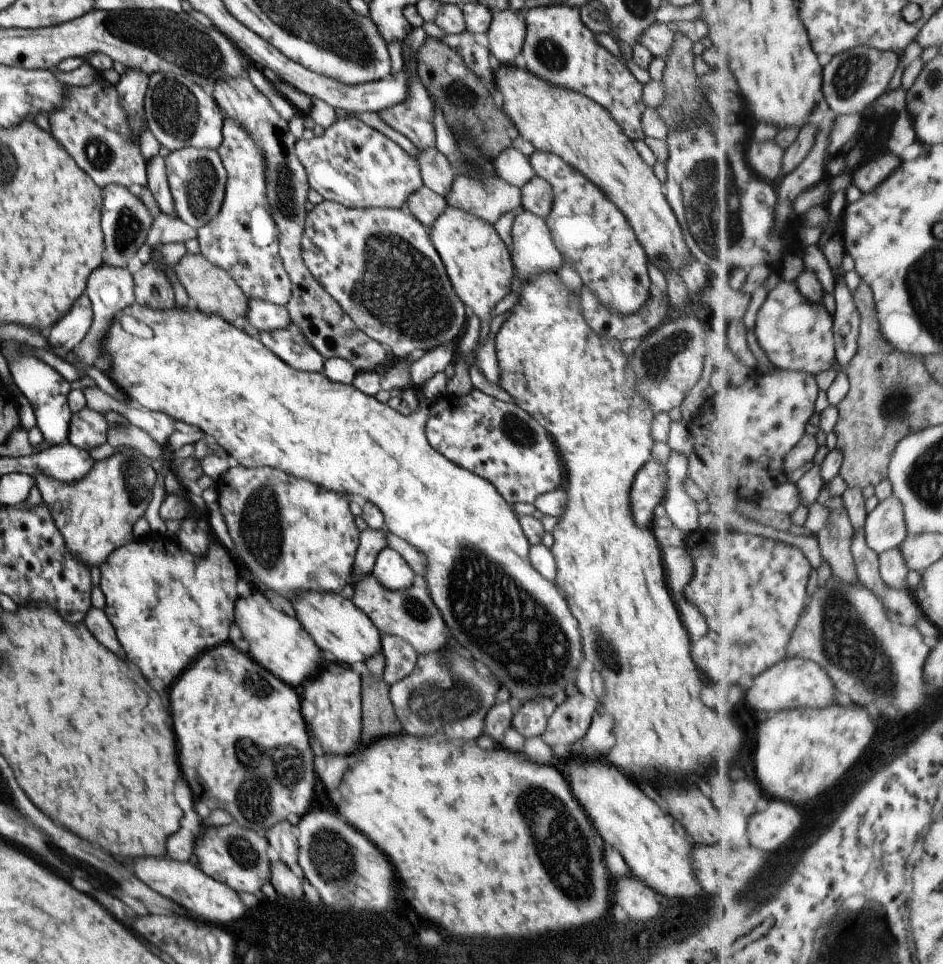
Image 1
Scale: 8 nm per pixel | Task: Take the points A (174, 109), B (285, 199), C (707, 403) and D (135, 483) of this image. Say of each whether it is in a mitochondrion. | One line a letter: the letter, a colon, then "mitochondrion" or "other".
A: mitochondrion
B: mitochondrion
C: other
D: mitochondrion

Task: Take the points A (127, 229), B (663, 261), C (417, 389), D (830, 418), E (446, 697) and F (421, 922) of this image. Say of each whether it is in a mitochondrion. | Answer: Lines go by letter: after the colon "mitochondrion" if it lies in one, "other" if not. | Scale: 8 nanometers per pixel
A: mitochondrion
B: mitochondrion
C: other
D: other
E: mitochondrion
F: other

